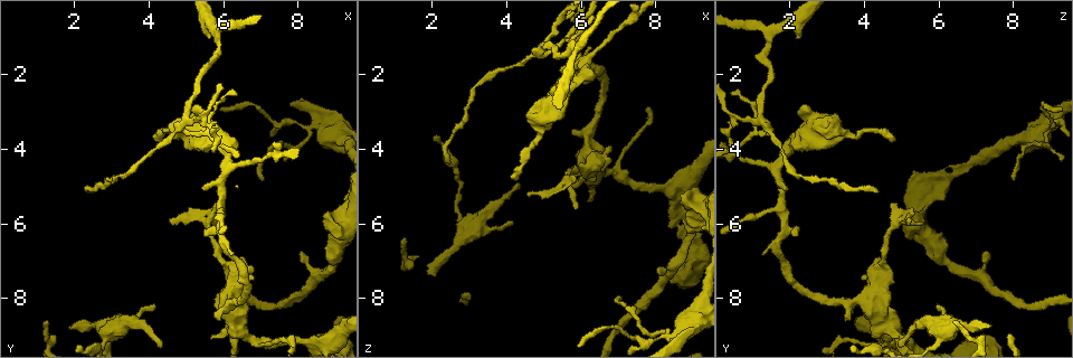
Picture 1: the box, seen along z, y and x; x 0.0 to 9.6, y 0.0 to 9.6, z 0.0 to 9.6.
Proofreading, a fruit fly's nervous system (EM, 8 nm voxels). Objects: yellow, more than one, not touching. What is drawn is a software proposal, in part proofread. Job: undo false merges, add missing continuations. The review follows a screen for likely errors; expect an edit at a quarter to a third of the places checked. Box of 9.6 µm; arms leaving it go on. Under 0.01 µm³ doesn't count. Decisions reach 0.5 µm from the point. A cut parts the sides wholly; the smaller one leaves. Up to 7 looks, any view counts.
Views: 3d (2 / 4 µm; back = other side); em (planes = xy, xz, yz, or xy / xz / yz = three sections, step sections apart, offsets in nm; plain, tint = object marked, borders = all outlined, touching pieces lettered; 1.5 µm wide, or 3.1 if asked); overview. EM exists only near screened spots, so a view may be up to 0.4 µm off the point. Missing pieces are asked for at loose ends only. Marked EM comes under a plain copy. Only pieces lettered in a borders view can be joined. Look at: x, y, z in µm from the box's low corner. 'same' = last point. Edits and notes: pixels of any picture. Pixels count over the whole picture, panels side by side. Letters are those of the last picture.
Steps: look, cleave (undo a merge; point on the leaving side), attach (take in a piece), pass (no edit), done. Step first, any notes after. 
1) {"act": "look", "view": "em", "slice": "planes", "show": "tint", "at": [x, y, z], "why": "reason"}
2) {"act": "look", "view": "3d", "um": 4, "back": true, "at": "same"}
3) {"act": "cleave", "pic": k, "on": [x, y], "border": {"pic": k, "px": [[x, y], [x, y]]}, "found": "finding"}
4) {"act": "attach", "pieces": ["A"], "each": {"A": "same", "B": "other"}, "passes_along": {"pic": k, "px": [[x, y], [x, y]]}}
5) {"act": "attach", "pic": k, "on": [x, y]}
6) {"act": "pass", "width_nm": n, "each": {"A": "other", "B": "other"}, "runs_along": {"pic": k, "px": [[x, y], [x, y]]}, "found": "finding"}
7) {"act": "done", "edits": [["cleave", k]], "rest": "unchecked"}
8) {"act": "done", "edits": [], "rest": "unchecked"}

{"act": "look", "view": "em", "slice": "yz", "step": 4, "show": "tint", "at": [5.80, 0.90, 1.50], "why": "three-way junction"}

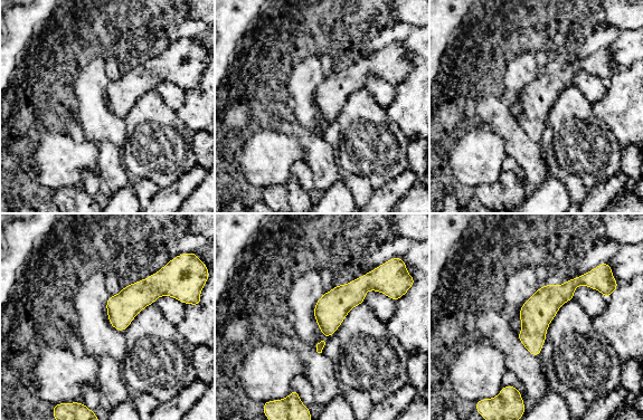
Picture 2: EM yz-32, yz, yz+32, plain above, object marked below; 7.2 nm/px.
{"act": "look", "view": "em", "slice": "planes", "show": "tint", "at": "same", "why": "another direction"}

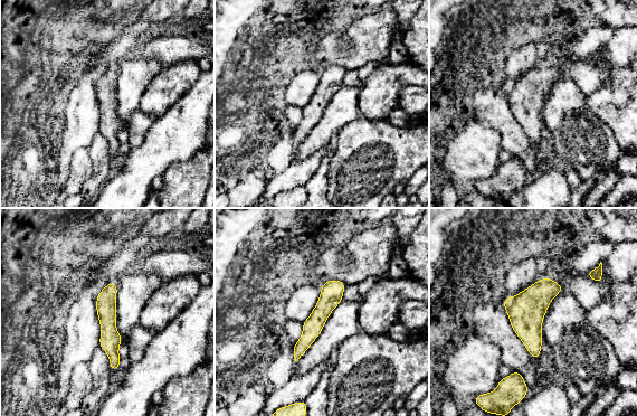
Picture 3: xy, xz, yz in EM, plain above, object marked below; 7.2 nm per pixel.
{"act": "look", "view": "em", "slice": "planes", "show": "borders", "at": "same"}

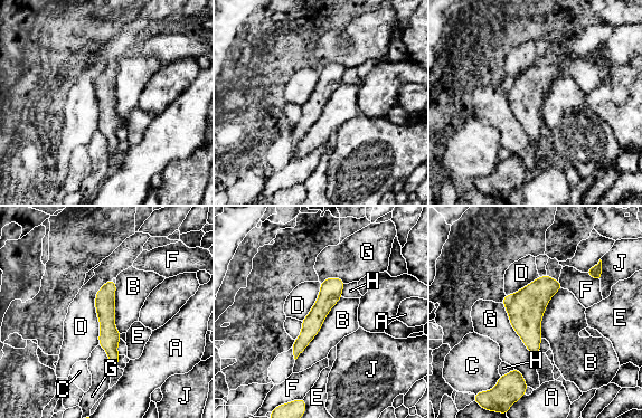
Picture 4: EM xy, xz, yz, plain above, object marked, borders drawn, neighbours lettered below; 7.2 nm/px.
{"act": "pass", "each": {"A": "other", "B": "other", "C": "other", "D": "other", "E": "other", "F": "other", "G": "other", "H": "other", "J": "other"}, "runs_along": {"pic": 4, "px": [[340, 282], [330, 292], [295, 352]]}, "found": "one neuron here"}

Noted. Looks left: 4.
{"act": "look", "view": "em", "slice": "yz", "step": 4, "show": "borders", "at": [2.05, 8.70, 7.40], "why": "an open end"}

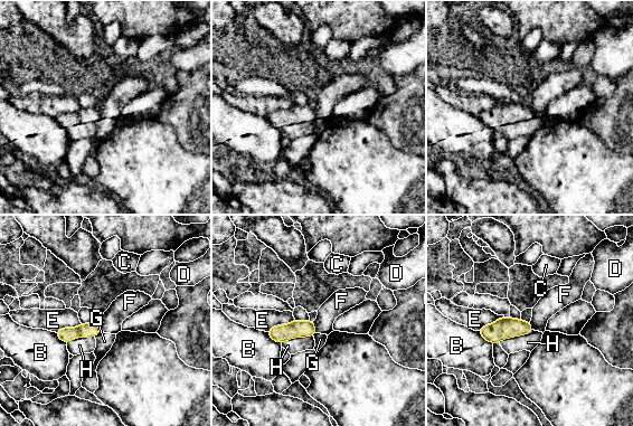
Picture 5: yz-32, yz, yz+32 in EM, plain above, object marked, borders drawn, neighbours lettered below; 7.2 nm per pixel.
{"act": "look", "view": "em", "slice": "xy", "step": 8, "show": "borders", "at": "same"}

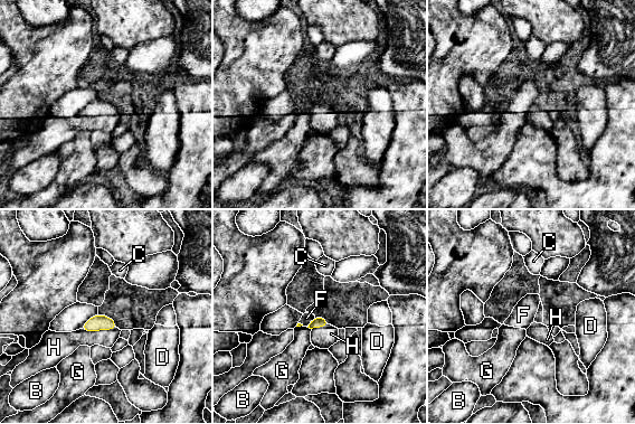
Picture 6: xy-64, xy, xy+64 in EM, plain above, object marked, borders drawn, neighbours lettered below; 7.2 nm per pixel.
{"act": "pass", "each": {"B": "other", "C": "other", "D": "other", "F": "other", "G": "other", "H": "other"}, "found": "no lettered piece goes on from it"}

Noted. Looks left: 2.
{"act": "look", "view": "em", "slice": "planes", "show": "tint", "at": [8.05, 3.40, 9.10], "why": "three arms meet"}

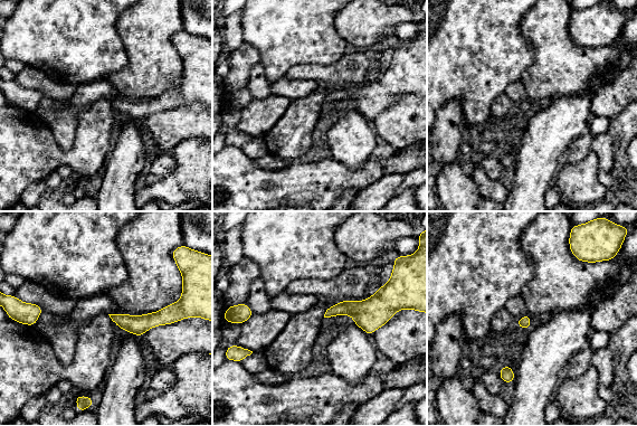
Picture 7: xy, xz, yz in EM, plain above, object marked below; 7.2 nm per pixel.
{"act": "look", "view": "em", "slice": "planes", "show": "borders", "at": "same"}

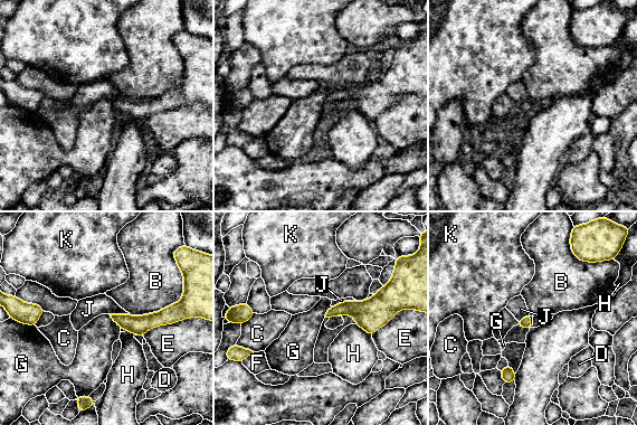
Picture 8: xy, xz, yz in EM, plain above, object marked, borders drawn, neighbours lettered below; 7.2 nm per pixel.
{"act": "pass", "each": {"B": "other", "C": "other", "D": "other", "E": "other", "F": "other", "G": "other", "H": "other", "J": "other", "K": "other"}, "runs_along": {"pic": 8, "px": [[115, 317], [123, 321], [173, 320]]}, "found": "one neuron here"}

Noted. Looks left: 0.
{"act": "done", "edits": [], "rest": "unchecked"}

